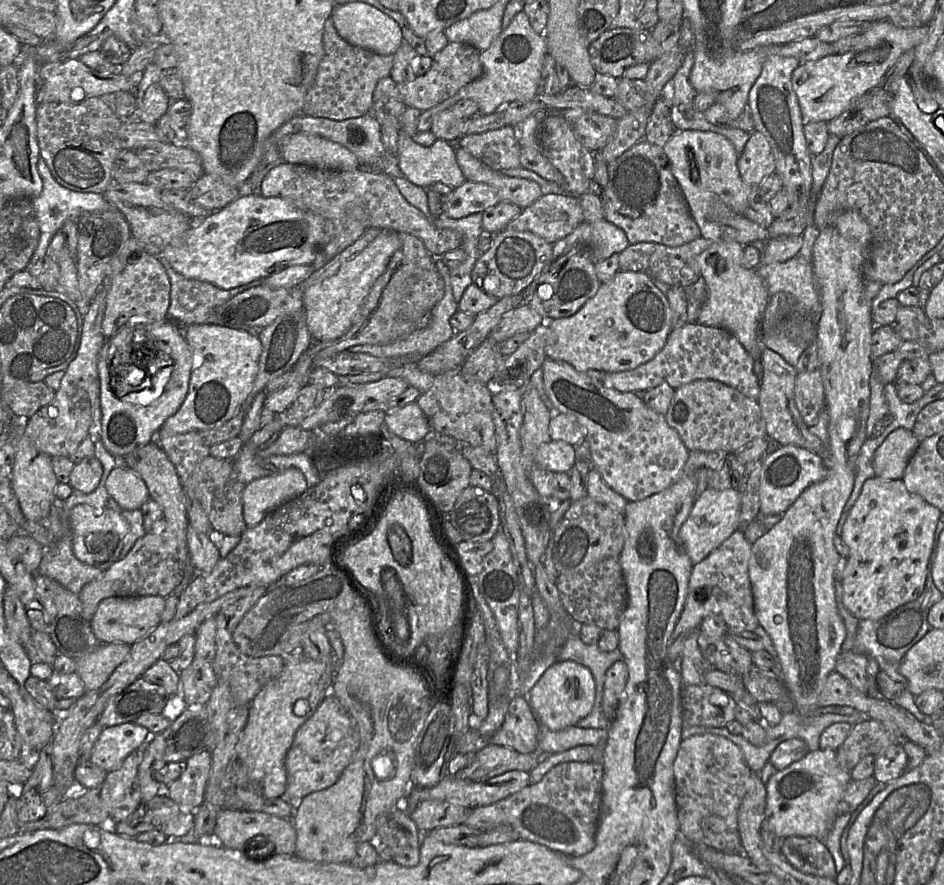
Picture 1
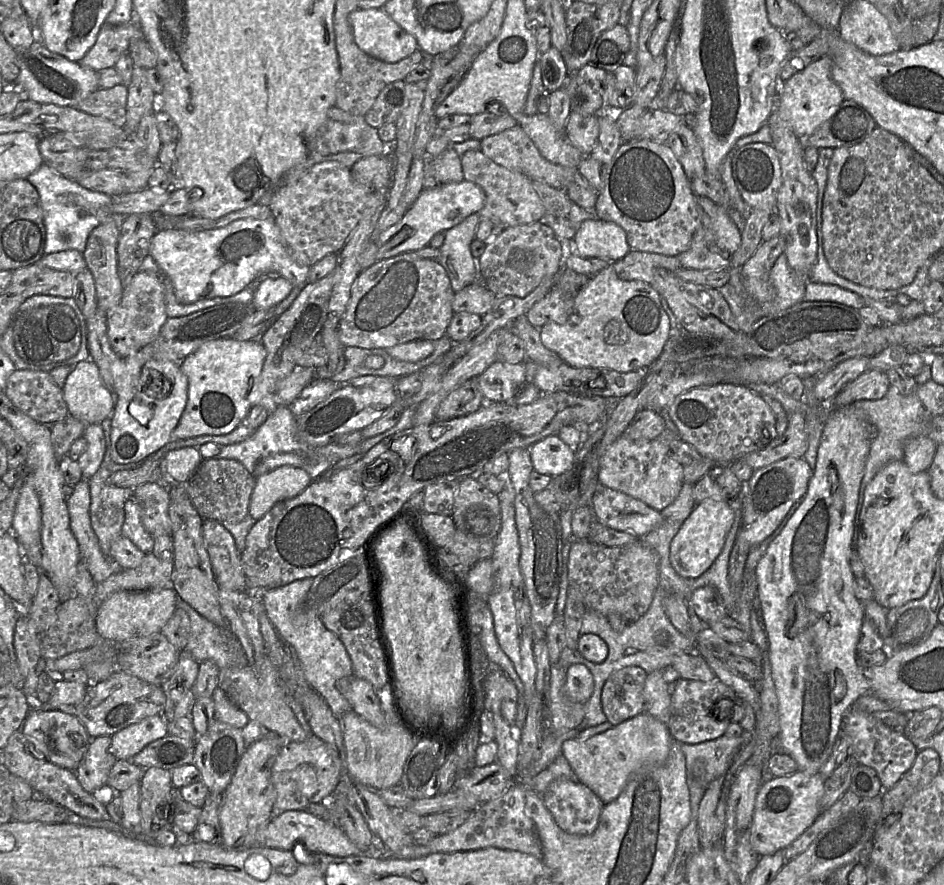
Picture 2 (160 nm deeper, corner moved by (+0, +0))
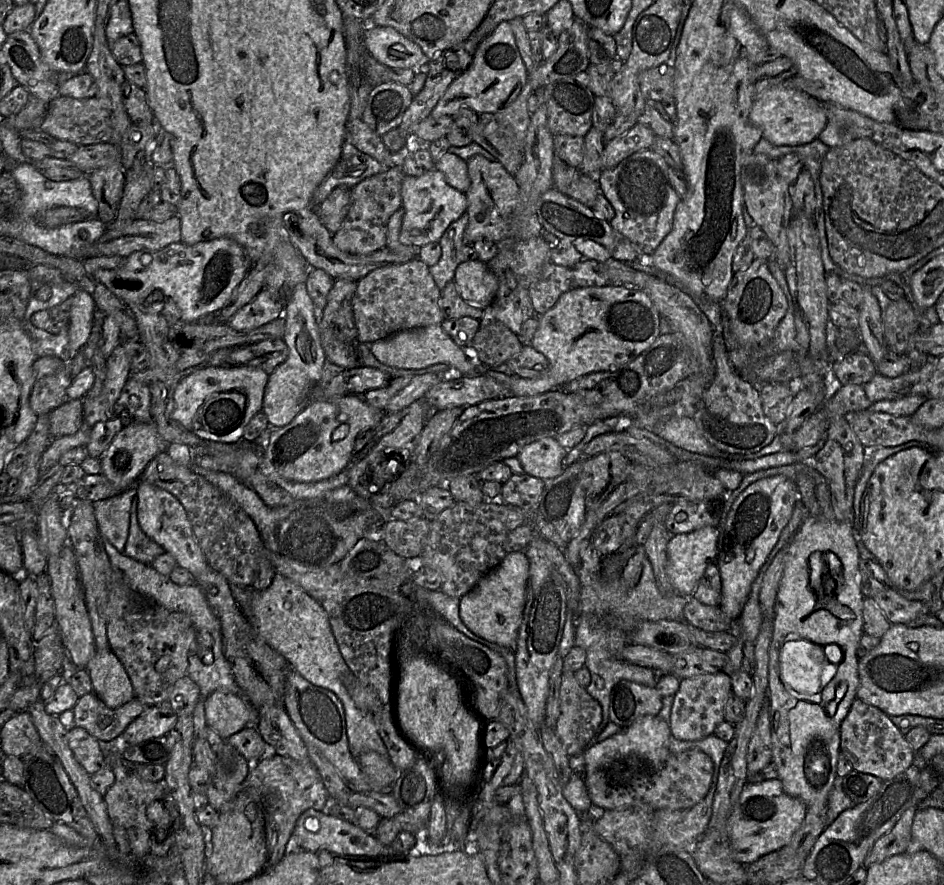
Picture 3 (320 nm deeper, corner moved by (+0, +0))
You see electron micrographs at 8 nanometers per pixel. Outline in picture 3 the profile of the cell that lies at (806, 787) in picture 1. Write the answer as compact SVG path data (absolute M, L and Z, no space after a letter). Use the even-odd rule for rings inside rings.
M779 779L747 782L728 819L728 833L733 858L749 865L761 856L786 846L803 822L808 805L787 794Z

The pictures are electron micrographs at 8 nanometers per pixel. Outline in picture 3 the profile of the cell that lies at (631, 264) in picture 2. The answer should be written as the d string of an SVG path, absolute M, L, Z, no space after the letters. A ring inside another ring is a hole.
M582 259L574 266L566 267L546 263L538 279L530 284L529 293L536 315L551 309L559 297L570 290L589 286L611 284L600 272L600 265L594 260Z

